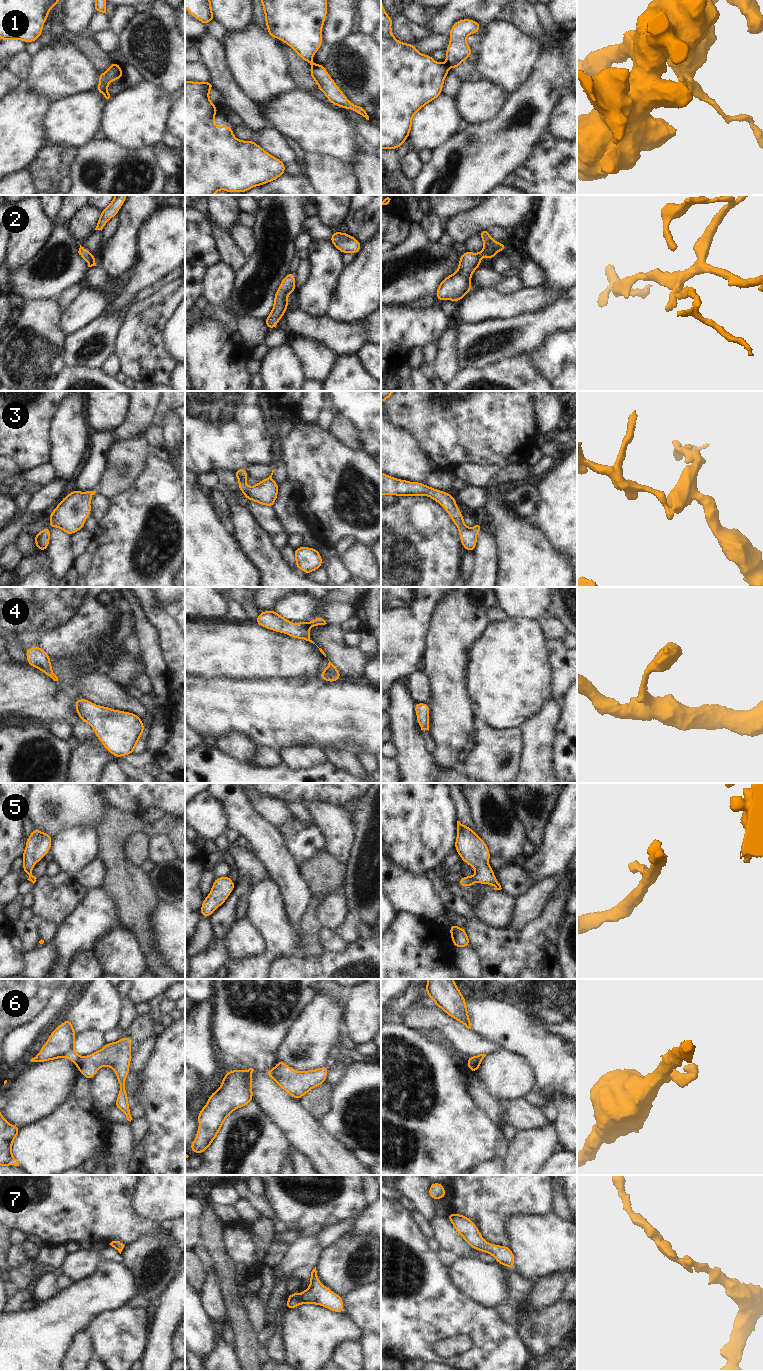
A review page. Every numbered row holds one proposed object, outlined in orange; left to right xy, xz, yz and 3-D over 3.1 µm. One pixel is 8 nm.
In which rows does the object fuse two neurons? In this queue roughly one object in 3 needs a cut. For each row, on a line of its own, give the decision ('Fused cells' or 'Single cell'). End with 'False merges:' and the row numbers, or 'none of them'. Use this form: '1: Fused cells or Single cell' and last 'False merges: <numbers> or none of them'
1: Fused cells
2: Single cell
3: Single cell
4: Single cell
5: Single cell
6: Fused cells
7: Single cell
False merges: 1, 6

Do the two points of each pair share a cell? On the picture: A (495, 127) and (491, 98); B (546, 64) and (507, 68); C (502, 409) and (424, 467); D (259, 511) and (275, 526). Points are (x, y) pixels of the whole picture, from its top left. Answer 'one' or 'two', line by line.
A: two
B: two
C: two
D: one

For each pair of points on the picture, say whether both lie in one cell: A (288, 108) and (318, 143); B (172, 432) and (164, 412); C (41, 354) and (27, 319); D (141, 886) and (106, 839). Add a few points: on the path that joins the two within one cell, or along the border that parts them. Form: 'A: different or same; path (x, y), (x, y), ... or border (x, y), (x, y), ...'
A: same; path (297, 117), (314, 134)
B: same; path (171, 427), (168, 417)
C: same; path (36, 345), (36, 328)
D: same; path (129, 875), (115, 861), (111, 851)

